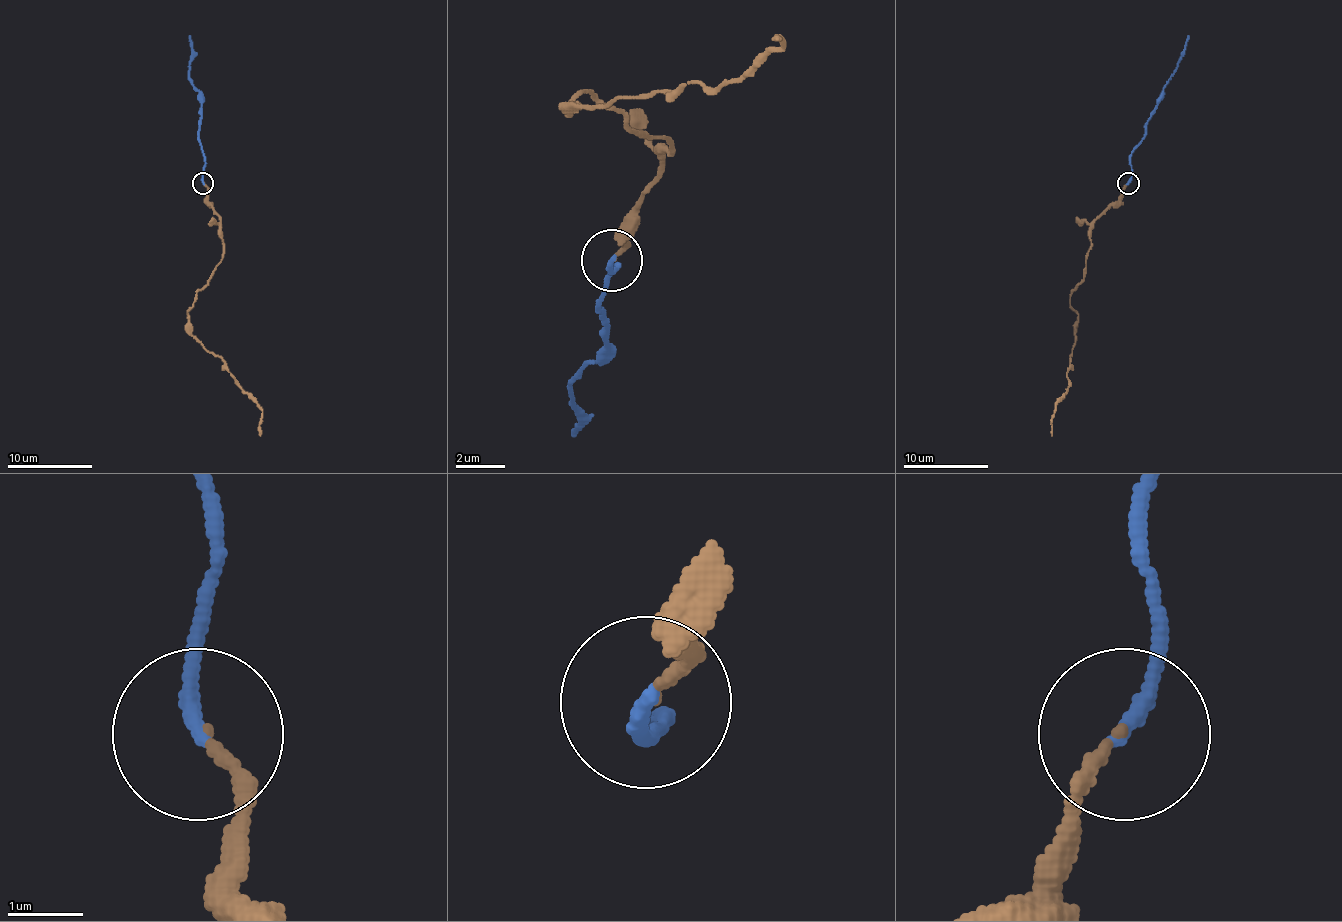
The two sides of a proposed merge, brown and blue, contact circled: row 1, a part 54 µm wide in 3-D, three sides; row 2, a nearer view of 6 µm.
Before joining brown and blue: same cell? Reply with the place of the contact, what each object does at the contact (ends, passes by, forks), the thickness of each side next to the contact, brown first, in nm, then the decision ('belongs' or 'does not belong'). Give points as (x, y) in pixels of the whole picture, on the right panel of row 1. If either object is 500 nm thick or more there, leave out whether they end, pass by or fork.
place (1128, 183); brown ends; blue ends; calibres 140 and 200 nm; belongs

